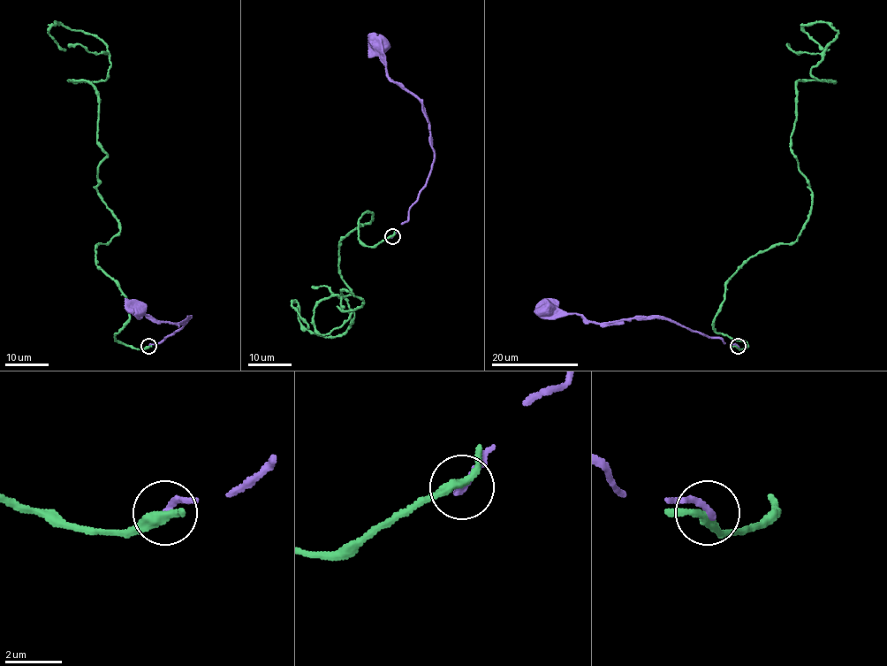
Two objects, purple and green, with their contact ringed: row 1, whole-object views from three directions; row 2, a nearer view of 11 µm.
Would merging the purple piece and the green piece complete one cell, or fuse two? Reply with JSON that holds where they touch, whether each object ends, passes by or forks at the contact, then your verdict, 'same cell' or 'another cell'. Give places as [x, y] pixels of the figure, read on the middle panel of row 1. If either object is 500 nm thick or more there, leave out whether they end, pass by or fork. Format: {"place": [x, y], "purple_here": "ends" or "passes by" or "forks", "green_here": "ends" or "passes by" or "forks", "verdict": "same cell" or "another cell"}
{"place": [392, 236], "purple_here": "ends", "green_here": "passes by", "verdict": "another cell"}

